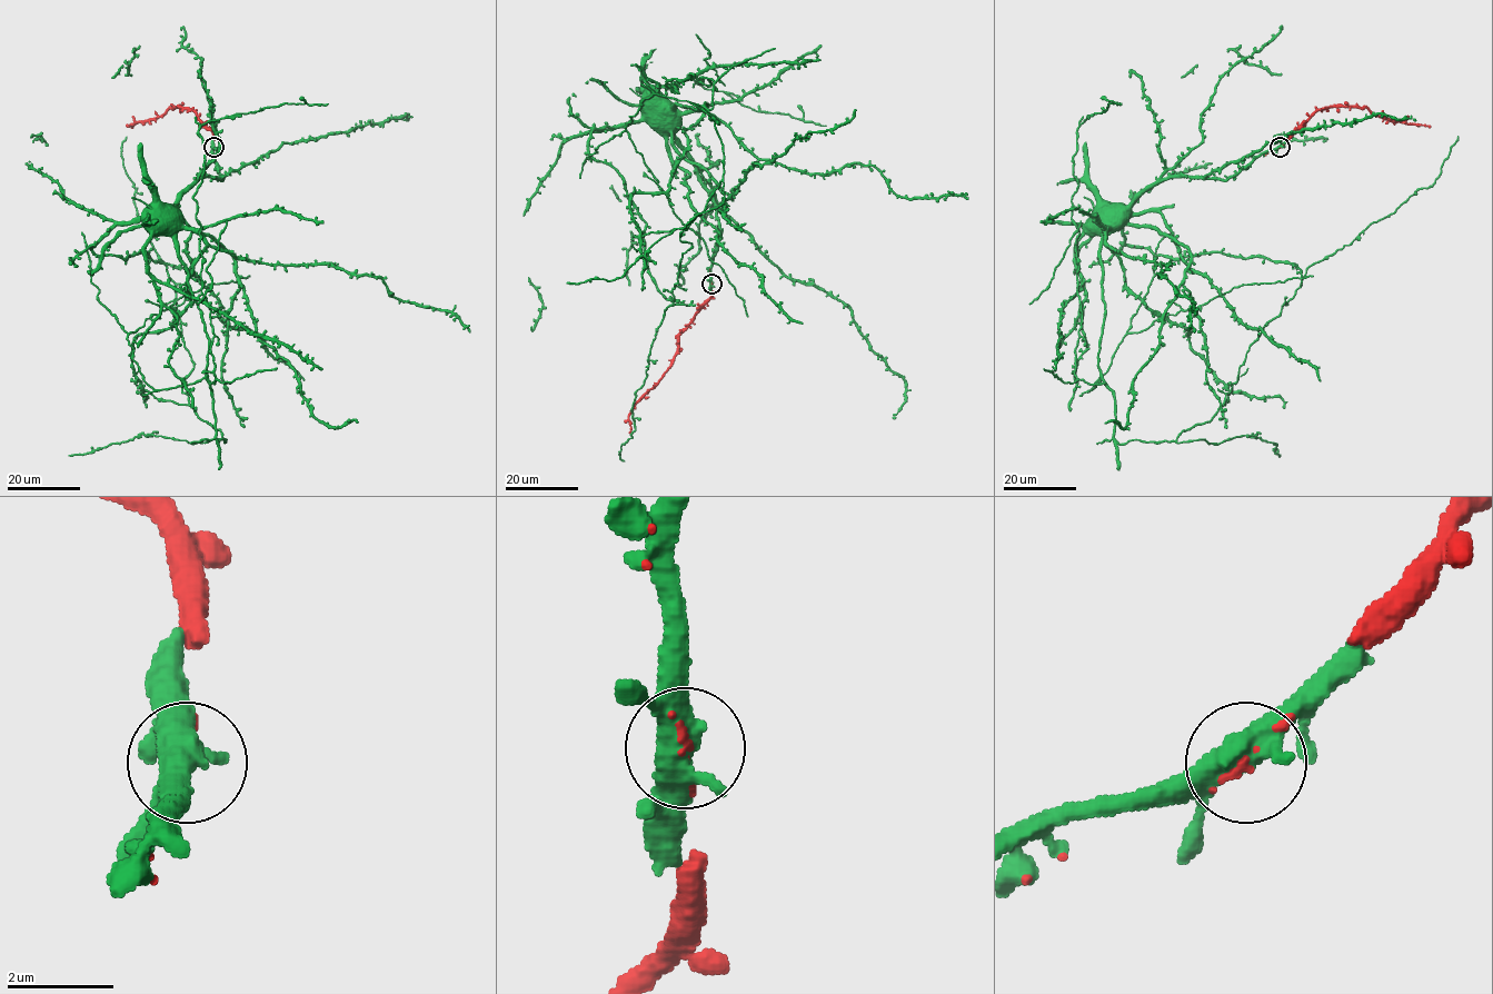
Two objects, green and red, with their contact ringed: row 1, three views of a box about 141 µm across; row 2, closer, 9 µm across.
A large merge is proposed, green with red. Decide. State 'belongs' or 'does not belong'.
belongs

